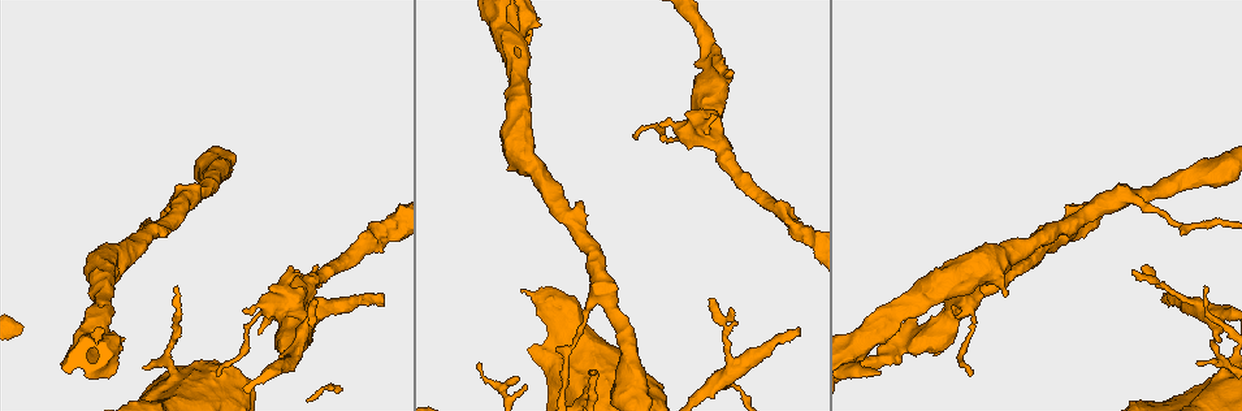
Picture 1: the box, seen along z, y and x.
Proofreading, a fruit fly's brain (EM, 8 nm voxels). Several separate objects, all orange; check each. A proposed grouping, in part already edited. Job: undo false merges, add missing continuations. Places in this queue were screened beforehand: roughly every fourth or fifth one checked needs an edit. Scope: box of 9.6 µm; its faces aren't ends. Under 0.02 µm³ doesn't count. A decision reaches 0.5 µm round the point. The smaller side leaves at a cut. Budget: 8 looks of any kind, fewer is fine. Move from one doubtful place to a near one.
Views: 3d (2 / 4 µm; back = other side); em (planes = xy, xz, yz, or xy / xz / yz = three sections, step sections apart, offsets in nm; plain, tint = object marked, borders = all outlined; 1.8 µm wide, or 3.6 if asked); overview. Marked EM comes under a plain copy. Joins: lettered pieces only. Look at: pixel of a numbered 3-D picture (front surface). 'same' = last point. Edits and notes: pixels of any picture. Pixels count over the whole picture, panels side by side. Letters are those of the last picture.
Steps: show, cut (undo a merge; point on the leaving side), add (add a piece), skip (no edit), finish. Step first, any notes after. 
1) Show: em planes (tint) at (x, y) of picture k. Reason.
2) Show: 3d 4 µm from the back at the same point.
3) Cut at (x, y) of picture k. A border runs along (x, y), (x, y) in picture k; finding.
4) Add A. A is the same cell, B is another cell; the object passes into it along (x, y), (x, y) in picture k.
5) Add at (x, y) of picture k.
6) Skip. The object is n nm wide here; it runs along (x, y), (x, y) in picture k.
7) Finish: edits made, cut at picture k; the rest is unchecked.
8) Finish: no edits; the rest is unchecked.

Show: 3d 2 µm at (970, 375) of picture 1. An open end.

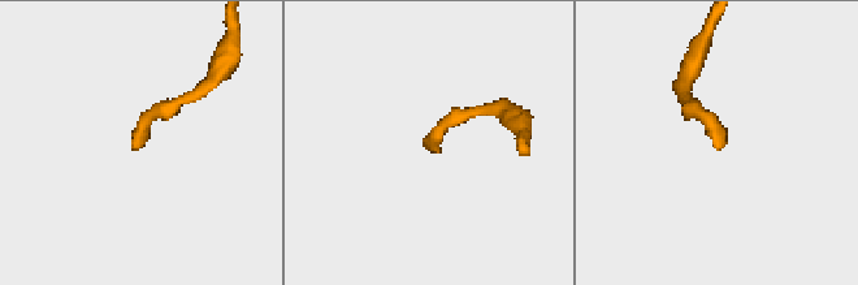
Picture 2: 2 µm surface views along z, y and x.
Show: em yz step 4 (borders) at (717, 145) of picture 2. Shape alone is not enough.

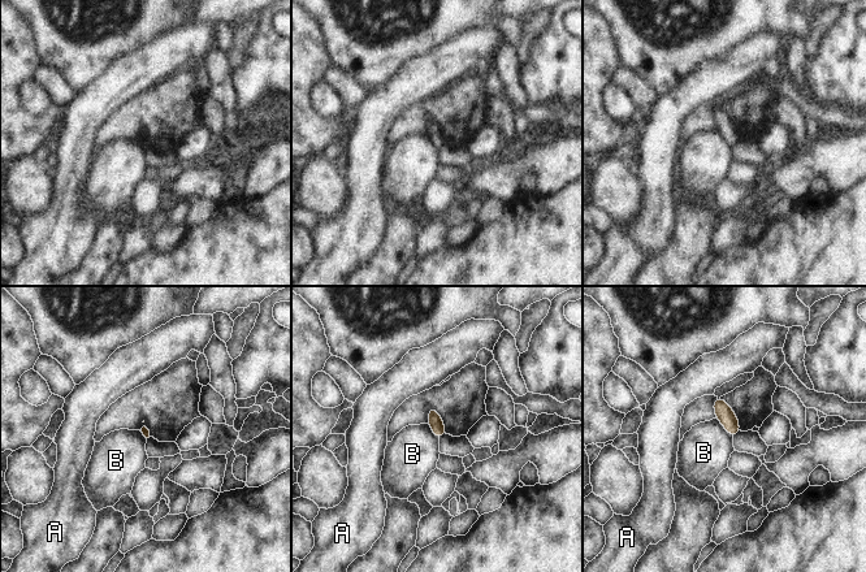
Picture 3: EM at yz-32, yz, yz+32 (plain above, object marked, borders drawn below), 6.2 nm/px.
Skip. A and B are other cells; none of them fits.

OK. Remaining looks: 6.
Show: 3d 4 µm from the back at (985, 260) of picture 1.

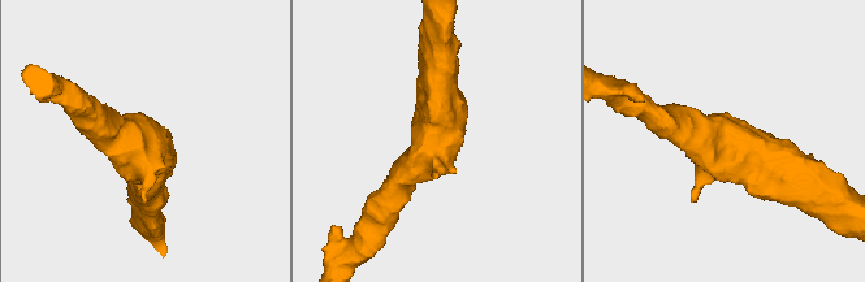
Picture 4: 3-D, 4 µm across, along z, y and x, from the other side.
Show: em planes (borders) at (434, 143) of picture 4. Now the EM.

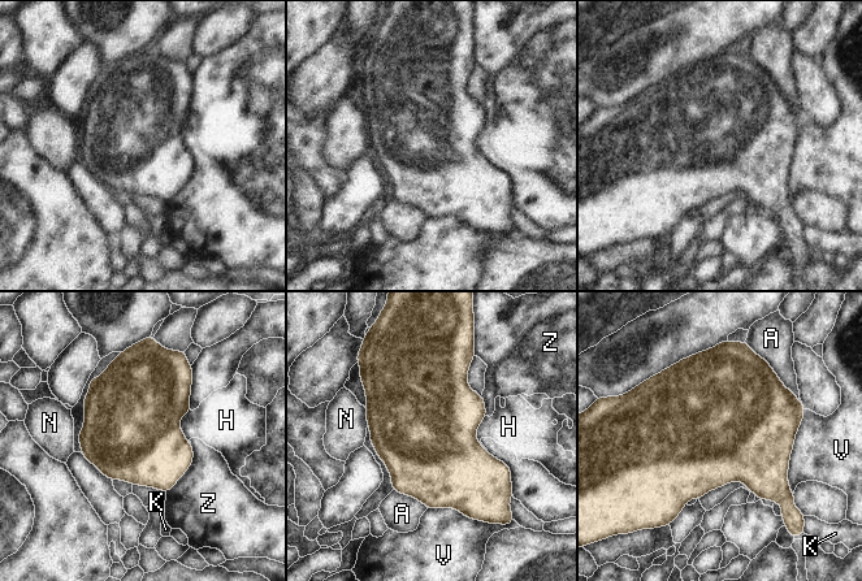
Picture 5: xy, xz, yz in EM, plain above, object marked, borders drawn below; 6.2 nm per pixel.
Skip. The longest contact is with V, 550 nm; A, H, K, N, V and Z are other cells; a border runs along (190, 410), (180, 421), (190, 445) in picture 5; one neuron here.

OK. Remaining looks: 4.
Show: 3d 2 µm at (1206, 288) of picture 1. End of a long branch.

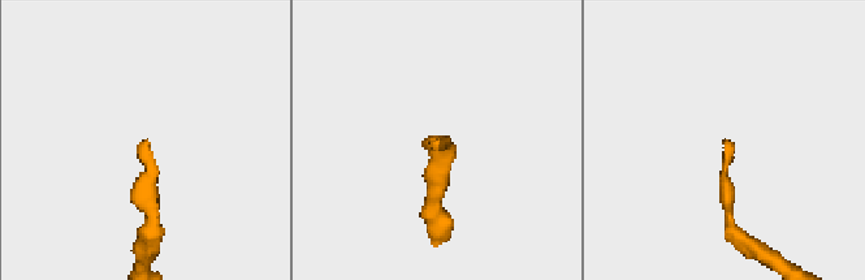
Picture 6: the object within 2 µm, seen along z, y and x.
Show: em planes (tint) at (435, 141) of picture 6. Need the tissue.

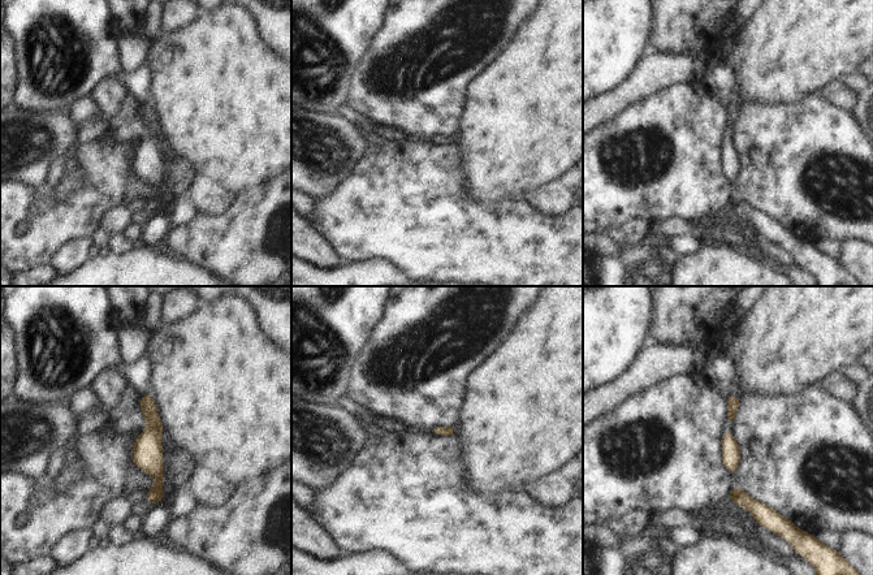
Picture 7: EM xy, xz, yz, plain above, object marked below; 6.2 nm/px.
Show: em planes (borders) at the same point. What lies round it.

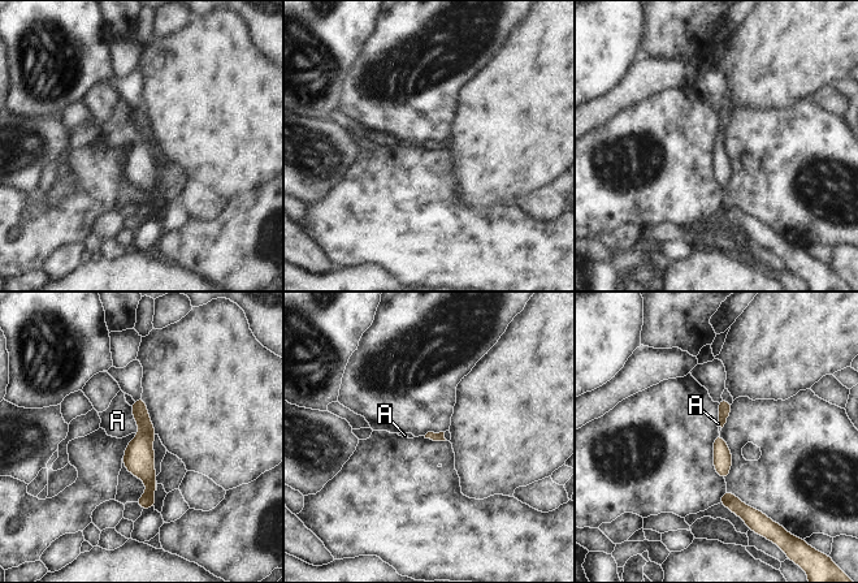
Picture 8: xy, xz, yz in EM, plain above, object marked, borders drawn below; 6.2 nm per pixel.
Add A. A is the same cell; the object passes into it along (139, 457), (134, 418), (117, 420) in picture 8; the neuron continues.

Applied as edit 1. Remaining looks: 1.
Finish: edits made, add at picture 8; the rest is unchecked.

